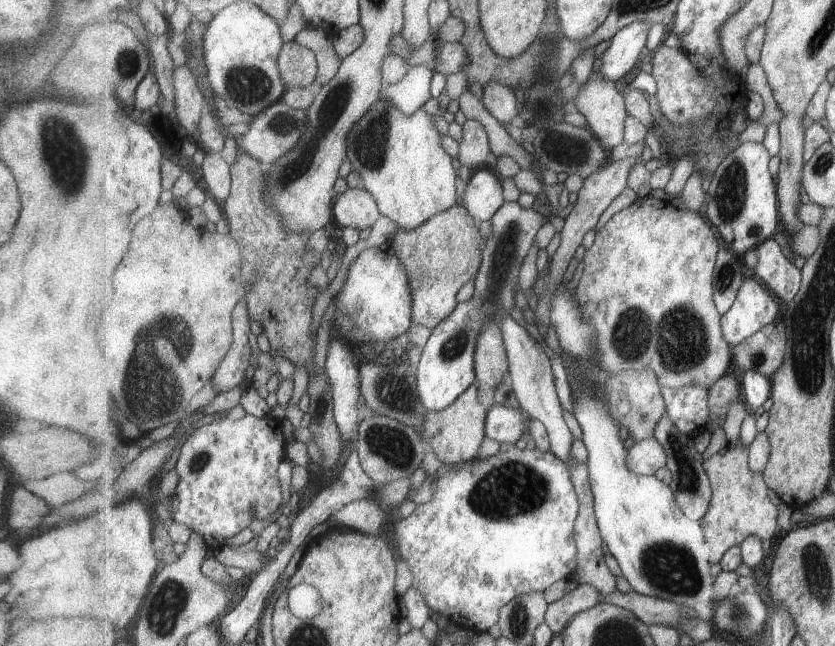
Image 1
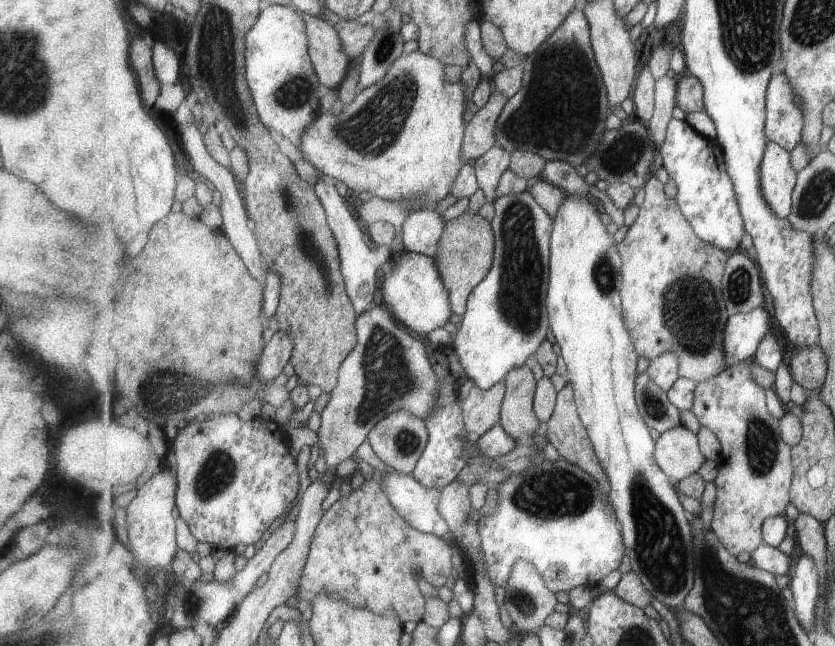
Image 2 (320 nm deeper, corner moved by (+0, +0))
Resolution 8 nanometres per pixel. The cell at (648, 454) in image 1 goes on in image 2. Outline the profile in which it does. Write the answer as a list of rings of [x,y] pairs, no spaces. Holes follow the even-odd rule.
[[[683,425],[665,431],[656,441],[656,459],[674,484],[695,474],[707,460],[698,433]]]

